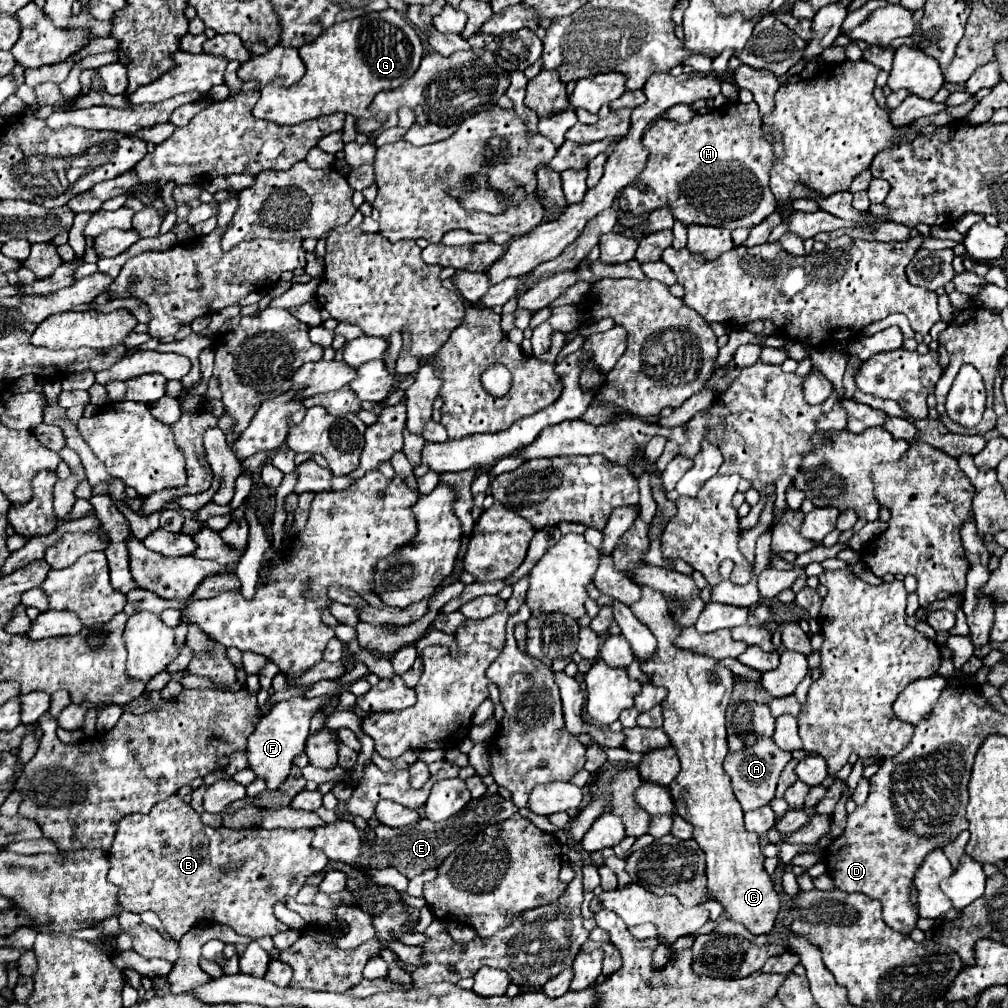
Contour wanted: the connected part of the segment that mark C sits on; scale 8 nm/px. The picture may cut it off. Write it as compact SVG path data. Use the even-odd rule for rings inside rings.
M640 586L640 590L642 596L630 606L630 610L658 640L654 656L640 662L640 668L650 676L652 684L668 690L668 696L662 704L662 730L668 734L670 746L676 748L680 758L680 772L668 786L670 796L676 804L676 812L694 826L694 840L706 854L708 898L720 902L724 914L730 920L740 922L754 936L768 934L774 928L780 910L780 896L764 870L764 856L760 852L758 836L746 832L742 808L734 798L728 774L722 768L722 762L728 754L724 712L732 694L732 672L714 658L674 646L680 626L672 618L670 600L666 600L662 592L648 586Z

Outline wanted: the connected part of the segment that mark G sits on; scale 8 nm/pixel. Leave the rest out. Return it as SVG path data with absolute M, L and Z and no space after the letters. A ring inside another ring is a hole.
M386 8L326 28L310 46L302 46L300 54L306 62L304 78L288 88L279 78L264 86L260 90L262 98L252 108L256 118L276 124L300 124L334 112L352 114L354 118L370 118L372 114L368 112L368 106L374 96L398 88L418 70L422 42L402 14Z

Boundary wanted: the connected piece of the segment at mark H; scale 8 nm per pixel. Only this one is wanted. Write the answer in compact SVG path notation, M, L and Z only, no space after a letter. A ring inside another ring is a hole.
M732 102L724 104L722 108L716 108L714 112L696 112L696 116L692 116L692 120L684 124L658 118L644 134L644 146L650 152L644 172L638 176L636 184L622 190L622 194L630 202L630 214L634 216L642 216L646 212L650 214L658 208L672 208L674 220L682 222L684 226L698 224L736 230L758 226L778 208L776 198L772 196L772 190L768 186L774 152L772 146L766 142L764 134L760 132L760 116L756 102Z

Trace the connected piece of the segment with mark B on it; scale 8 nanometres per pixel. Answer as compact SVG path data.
M170 796L168 800L156 804L150 814L132 814L120 822L116 840L110 850L110 872L108 880L118 886L118 902L134 912L156 912L174 940L180 940L192 924L198 920L214 920L218 924L226 924L234 928L238 934L250 938L262 936L276 936L278 932L288 930L272 910L272 904L286 896L296 896L302 888L304 880L310 874L324 870L328 858L324 852L312 848L314 830L300 828L300 830L264 830L264 828L250 828L250 830L232 830L232 828L210 828L202 824L200 814L192 810L180 796Z

